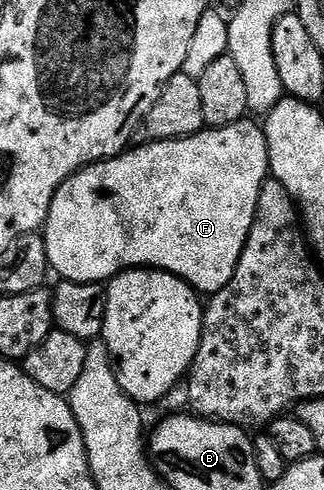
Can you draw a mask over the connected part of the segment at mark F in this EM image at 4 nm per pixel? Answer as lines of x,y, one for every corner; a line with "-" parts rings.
251,120
234,122
218,128
204,128
188,138
174,138
168,142
145,142
128,148
116,158
106,158
103,162
95,162
83,170
77,171
53,196
53,204
47,213
45,223
45,241
47,244
47,265
65,282
97,282
106,283
116,278
125,270
164,270
167,274
175,274
190,284
200,295
216,294
229,280
233,280
233,272
237,268
237,260
241,260
241,252
245,248
245,240
249,236
249,228
253,228
253,216
257,212
257,196
261,196
261,184
269,177
267,165
267,138
263,134
263,126
254,126

